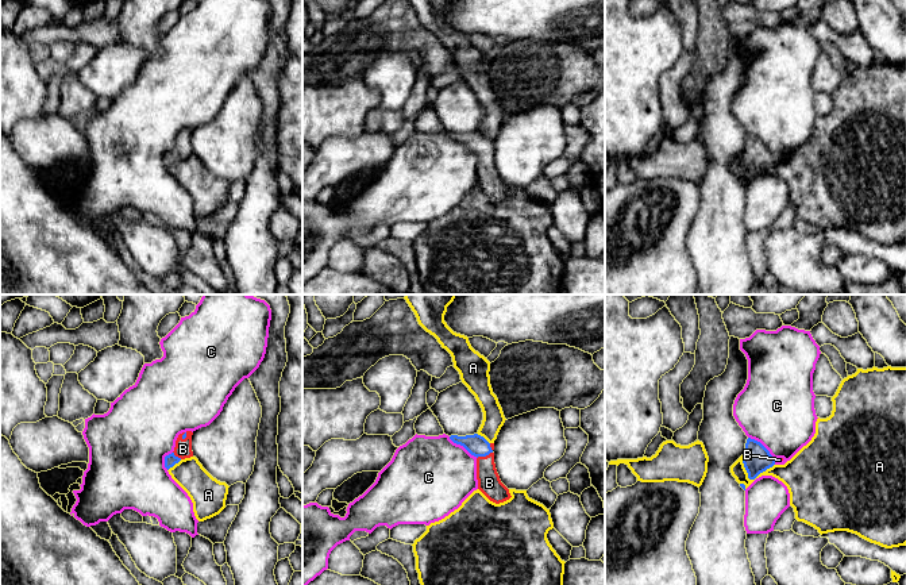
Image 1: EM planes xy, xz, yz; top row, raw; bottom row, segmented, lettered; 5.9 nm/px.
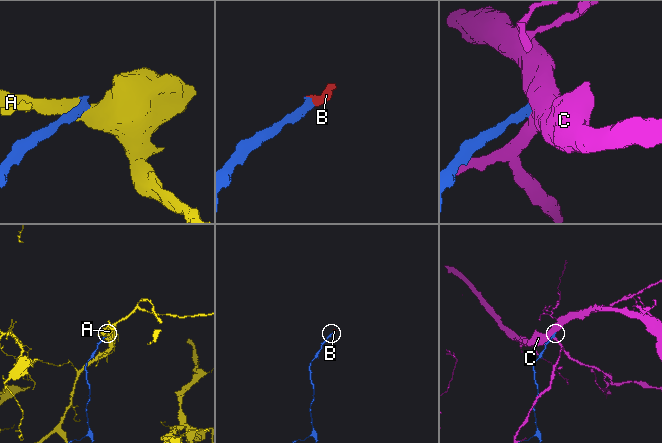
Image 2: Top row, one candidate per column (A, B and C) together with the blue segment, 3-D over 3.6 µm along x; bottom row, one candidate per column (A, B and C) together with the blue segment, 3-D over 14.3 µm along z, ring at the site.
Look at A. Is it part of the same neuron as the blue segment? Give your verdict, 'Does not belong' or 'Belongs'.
Does not belong

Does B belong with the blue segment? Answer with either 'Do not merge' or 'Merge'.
Merge

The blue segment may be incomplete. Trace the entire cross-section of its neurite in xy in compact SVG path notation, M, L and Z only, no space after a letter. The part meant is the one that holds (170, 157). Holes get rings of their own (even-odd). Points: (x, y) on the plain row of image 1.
M186 128L178 132L174 149L165 154L165 165L167 168L178 161L181 157L193 154L192 132L192 128Z

